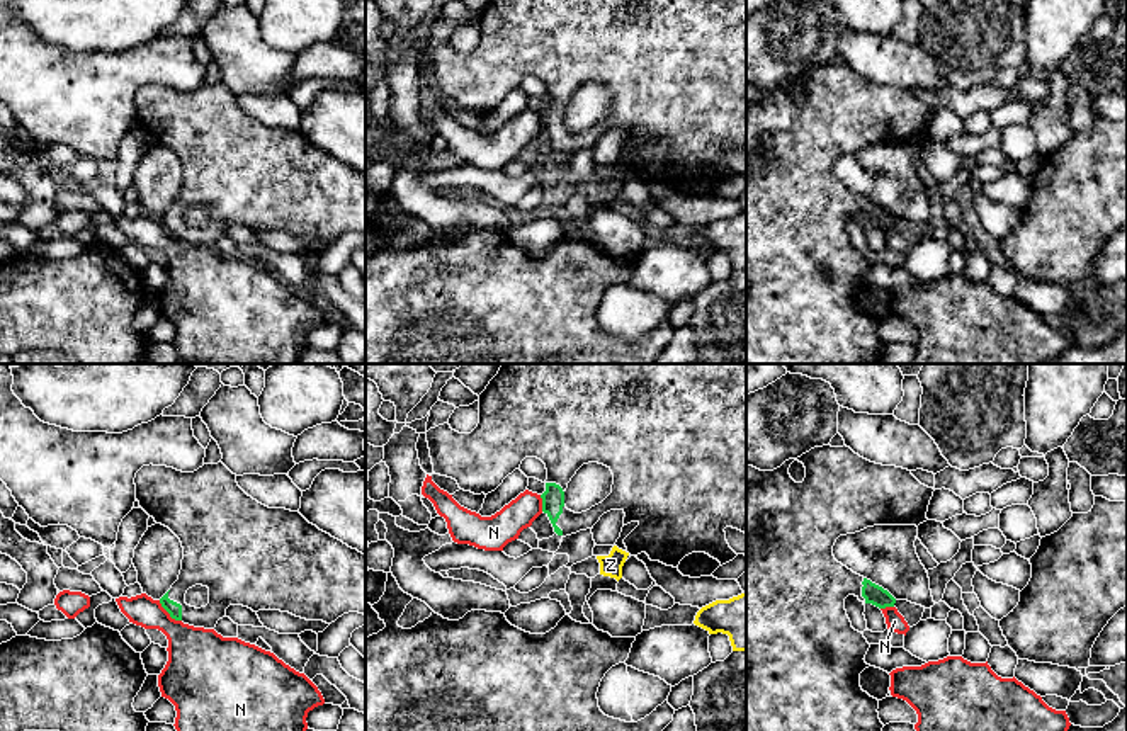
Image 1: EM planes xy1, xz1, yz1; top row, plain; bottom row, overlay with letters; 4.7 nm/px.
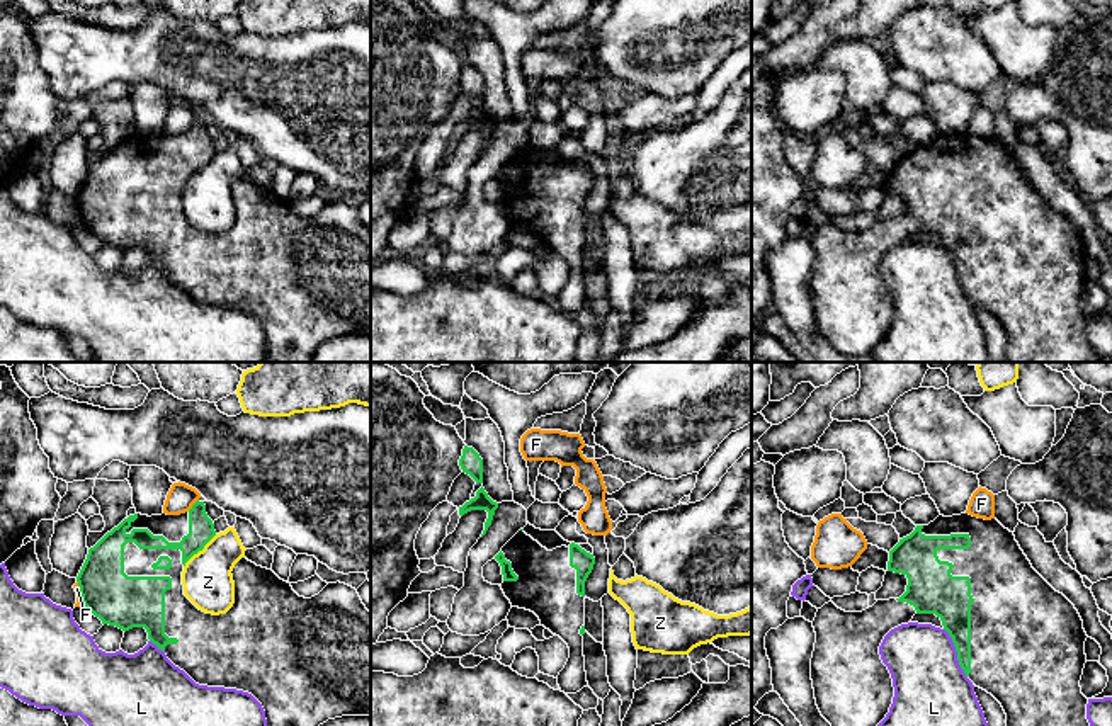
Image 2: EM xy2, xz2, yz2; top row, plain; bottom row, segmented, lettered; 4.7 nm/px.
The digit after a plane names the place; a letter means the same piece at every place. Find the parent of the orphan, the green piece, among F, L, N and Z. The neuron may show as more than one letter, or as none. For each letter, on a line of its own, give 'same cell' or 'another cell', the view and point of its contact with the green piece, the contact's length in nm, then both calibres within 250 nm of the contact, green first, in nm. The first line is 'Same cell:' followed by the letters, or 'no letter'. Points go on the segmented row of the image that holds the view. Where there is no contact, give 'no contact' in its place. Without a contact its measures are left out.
Same cell: no letter
F: another cell | xy2 (192, 505) | 80 nm | 130/130 nm
L: another cell | yz2 (958, 653) | 260 nm | 180/360 nm
N: another cell | xy1 (169, 612) | 150 nm | 70/280 nm
Z: another cell | xy2 (199, 550) | 220 nm | 130/240 nm

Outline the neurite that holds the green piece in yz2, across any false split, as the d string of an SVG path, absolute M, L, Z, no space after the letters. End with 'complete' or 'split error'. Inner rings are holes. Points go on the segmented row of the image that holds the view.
M969 513L939 515L928 525L916 525L889 551L888 571L908 578L906 592L899 598L877 600L862 612L845 612L828 602L818 609L813 621L816 643L811 680L816 706L831 726L877 726L886 717L894 687L891 673L881 660L879 646L891 629L911 622L915 614L935 614L942 621L966 677L1001 704L1007 726L1090 726L1088 699L1080 687L1088 638L1083 621L1075 605L1032 568L1013 532L996 519L984 520Z; split error

